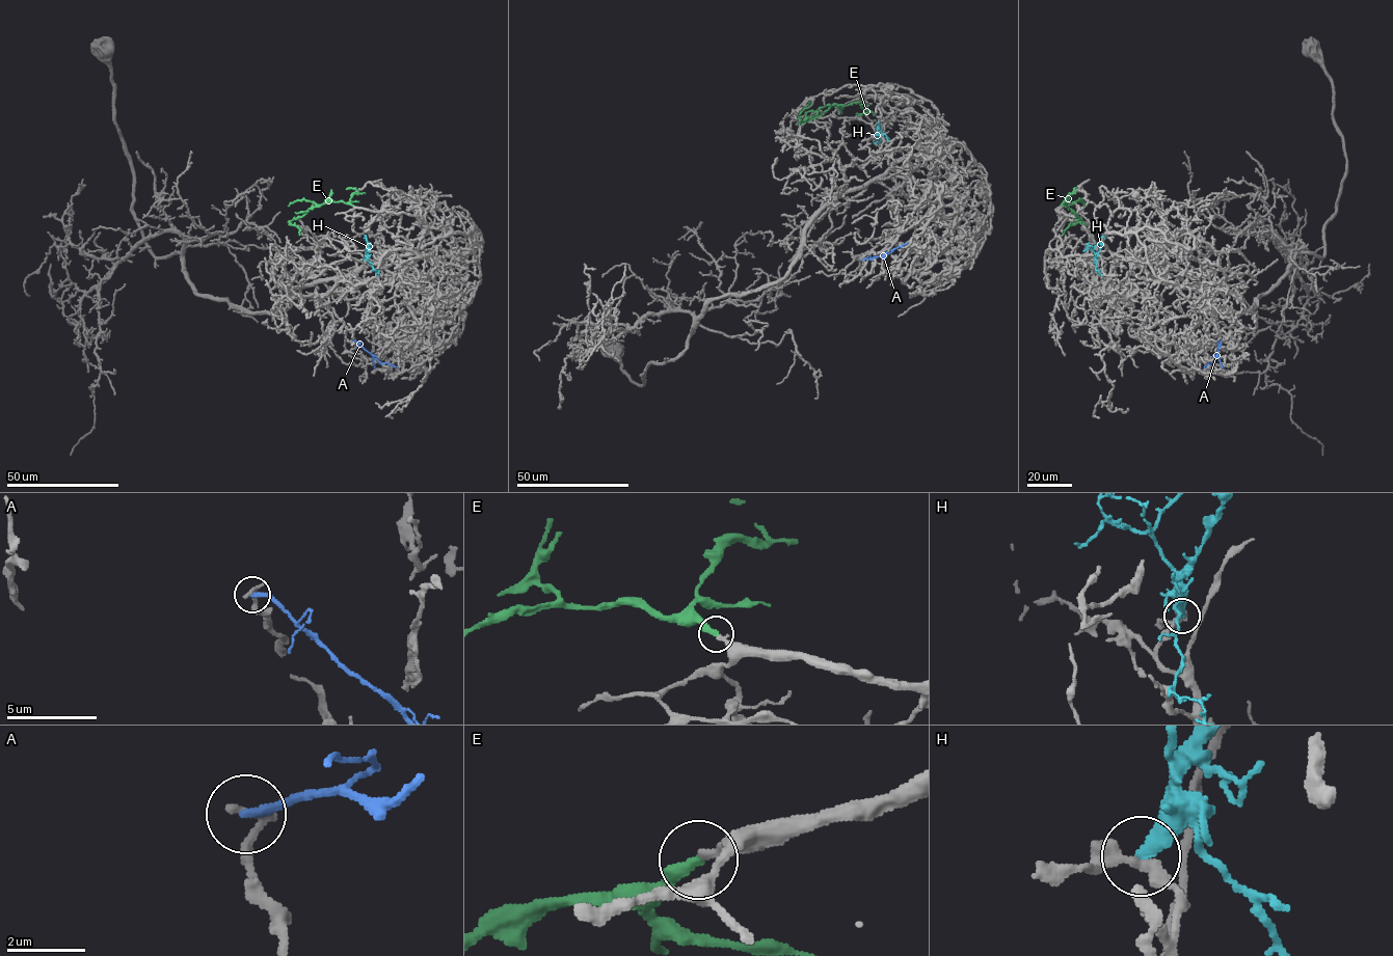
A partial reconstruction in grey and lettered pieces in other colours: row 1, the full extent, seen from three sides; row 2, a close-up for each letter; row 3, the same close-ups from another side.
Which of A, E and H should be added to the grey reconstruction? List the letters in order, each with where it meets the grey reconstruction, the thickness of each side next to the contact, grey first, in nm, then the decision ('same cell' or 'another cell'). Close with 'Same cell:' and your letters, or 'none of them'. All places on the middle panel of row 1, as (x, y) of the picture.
A: meets grey at (863, 260); 220 nm thick on the grey side, 240 nm on the other; another cell
E: meets grey at (862, 100); 240 nm thick on the grey side, 340 nm on the other; same cell
H: meets grey at (874, 135); 280 nm thick on the grey side, 380 nm on the other; another cell
Same cell: E

